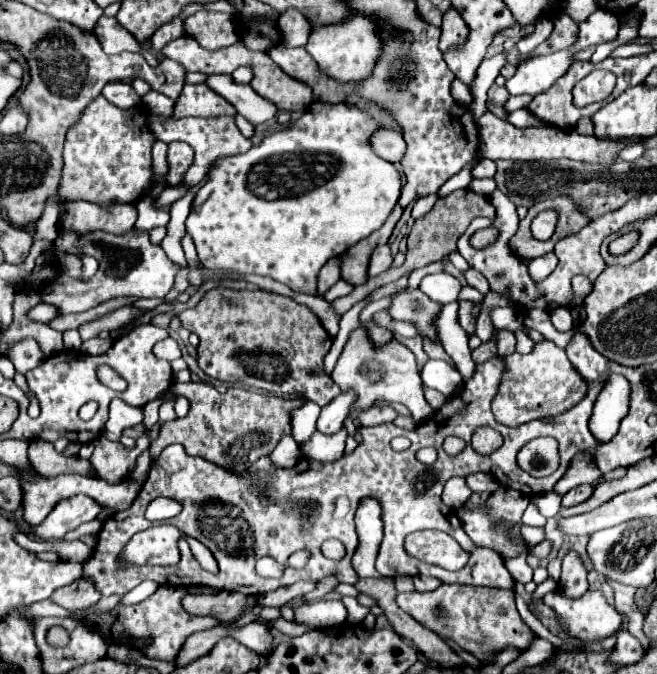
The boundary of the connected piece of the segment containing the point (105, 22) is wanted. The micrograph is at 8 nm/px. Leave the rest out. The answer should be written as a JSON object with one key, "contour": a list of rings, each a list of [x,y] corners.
{"contour":[[[102,15],[96,23],[94,34],[98,38],[104,52],[106,54],[120,54],[120,52],[136,52],[136,54],[142,54],[146,58],[146,62],[156,68],[160,58],[150,52],[150,50],[144,50],[136,38],[132,38],[132,34],[128,30],[124,30],[115,17],[108,17]]]}

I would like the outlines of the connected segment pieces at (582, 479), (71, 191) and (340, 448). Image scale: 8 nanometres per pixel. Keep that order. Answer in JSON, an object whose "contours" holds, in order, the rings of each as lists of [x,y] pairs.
{"contours":[[[[586,456],[586,458],[576,458],[576,462],[572,462],[572,466],[568,468],[568,476],[564,476],[556,486],[554,492],[564,496],[564,492],[572,490],[578,484],[592,484],[596,480],[600,480],[602,474],[598,472],[598,468],[594,466],[594,462]]],[[[98,96],[80,116],[80,124],[72,126],[64,144],[64,168],[58,186],[58,196],[62,200],[88,200],[102,206],[112,202],[134,204],[146,196],[152,184],[152,144],[156,142],[152,130],[148,128],[148,110],[144,106],[122,110],[110,104],[104,96]]],[[[346,428],[333,435],[323,435],[316,431],[306,444],[300,446],[300,452],[316,460],[332,462],[344,454],[344,446],[346,446],[344,438],[346,438]]]]}

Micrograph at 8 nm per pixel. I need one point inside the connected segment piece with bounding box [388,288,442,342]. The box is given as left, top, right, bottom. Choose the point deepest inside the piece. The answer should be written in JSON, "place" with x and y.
{"place":[416,307]}

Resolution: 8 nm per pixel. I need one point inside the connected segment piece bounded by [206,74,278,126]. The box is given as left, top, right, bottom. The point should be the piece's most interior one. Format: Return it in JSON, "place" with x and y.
{"place":[255,109]}

